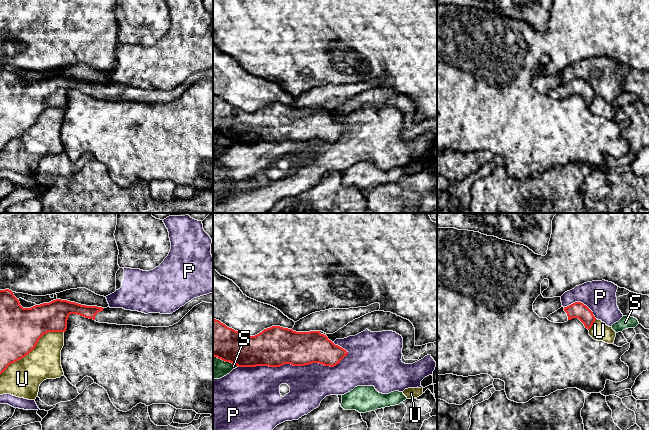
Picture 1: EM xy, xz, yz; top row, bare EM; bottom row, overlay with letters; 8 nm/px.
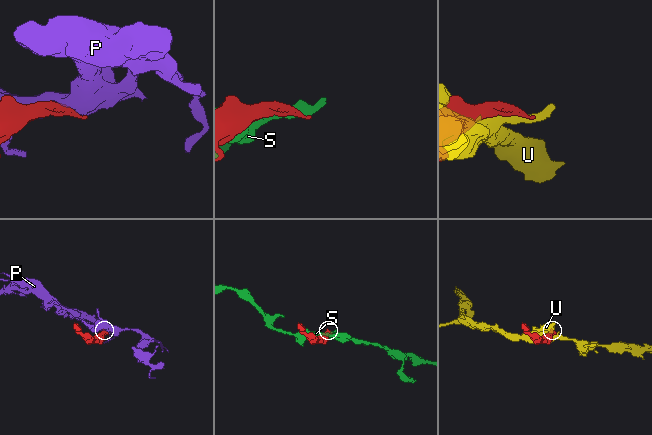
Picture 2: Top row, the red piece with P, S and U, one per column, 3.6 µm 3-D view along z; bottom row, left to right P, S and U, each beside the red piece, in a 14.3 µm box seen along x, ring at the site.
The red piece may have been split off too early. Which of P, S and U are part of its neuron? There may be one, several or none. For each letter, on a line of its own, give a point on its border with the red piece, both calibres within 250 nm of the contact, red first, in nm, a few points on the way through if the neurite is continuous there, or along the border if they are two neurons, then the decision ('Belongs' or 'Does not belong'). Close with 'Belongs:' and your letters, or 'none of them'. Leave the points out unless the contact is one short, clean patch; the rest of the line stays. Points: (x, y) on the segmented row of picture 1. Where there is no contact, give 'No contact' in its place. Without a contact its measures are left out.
P: Touches red at xz (293, 365). Thickness 320 nm (red) against 320 nm. Does not belong
S: Touches red at xz (226, 361). Thickness 280 nm (red) against 180 nm. Does not belong
U: Touches red at xy (33, 348). Thickness 340 nm (red) against 280 nm. Does not belong
Belongs: none of them

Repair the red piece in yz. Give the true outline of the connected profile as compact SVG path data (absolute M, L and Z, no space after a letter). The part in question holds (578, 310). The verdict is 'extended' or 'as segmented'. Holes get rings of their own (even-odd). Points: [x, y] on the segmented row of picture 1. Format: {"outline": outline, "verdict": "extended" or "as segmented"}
{"outline": "M575 302L567 307L562 306L547 317L549 321L554 323L564 323L573 318L578 318L588 330L596 320L593 312L581 302Z", "verdict": "extended"}

